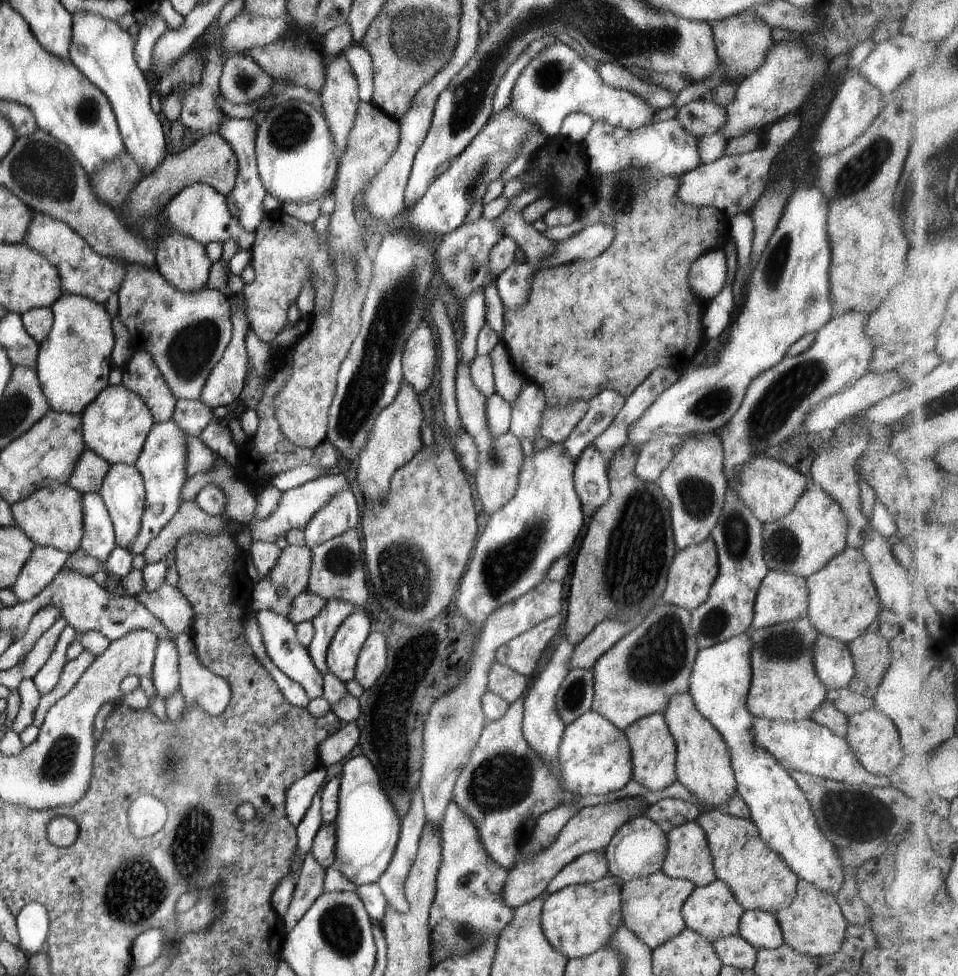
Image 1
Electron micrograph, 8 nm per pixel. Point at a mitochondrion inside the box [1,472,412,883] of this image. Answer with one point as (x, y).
(59, 765)

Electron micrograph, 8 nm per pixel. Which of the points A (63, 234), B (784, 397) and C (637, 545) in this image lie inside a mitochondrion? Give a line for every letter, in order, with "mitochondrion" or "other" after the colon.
A: other
B: mitochondrion
C: mitochondrion

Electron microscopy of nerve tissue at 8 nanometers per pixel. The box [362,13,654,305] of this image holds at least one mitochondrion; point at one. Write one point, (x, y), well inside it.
(624, 194)

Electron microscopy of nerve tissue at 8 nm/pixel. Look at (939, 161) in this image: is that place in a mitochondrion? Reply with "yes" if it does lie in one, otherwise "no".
yes

